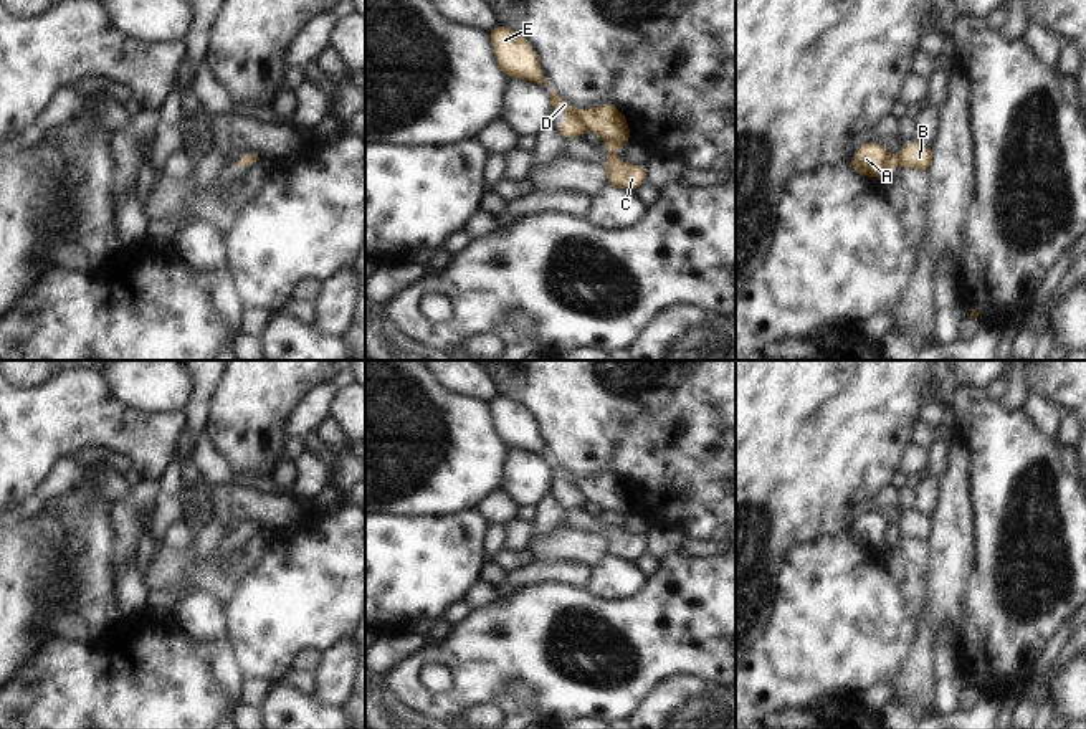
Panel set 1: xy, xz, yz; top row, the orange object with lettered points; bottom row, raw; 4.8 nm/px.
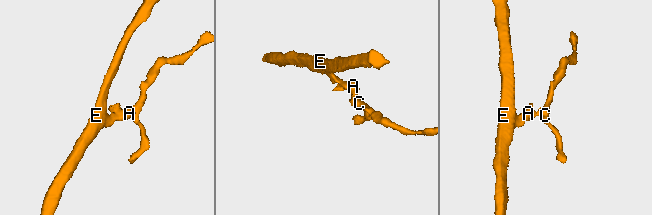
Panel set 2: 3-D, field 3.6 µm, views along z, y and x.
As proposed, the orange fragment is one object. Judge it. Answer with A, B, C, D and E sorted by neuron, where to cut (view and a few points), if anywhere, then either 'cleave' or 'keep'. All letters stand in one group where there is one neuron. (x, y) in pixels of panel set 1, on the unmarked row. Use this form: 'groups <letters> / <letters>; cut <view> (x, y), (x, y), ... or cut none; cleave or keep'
groups A D E / B C; cut xz (607, 516), (612, 519); cleave

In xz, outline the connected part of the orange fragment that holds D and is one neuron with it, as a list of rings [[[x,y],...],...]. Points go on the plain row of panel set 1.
[[[550,461],[554,479],[564,479],[570,486],[562,494],[555,496],[560,507],[580,507],[582,503],[598,504],[610,519],[625,517],[630,514],[630,496],[625,484],[612,473],[588,479],[575,479],[554,461]]]

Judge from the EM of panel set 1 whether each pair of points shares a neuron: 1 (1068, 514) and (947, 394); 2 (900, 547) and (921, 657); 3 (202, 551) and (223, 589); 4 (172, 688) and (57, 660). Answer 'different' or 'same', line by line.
1: same
2: same
3: different
4: same

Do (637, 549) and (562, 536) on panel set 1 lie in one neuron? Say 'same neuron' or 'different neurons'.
different neurons

